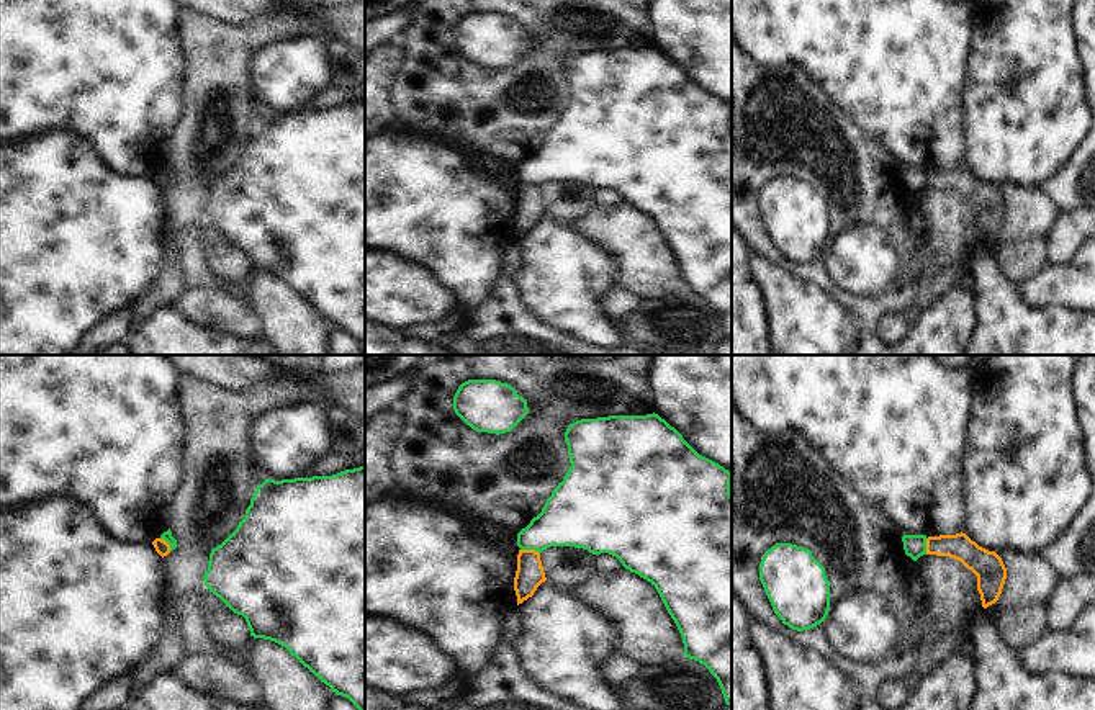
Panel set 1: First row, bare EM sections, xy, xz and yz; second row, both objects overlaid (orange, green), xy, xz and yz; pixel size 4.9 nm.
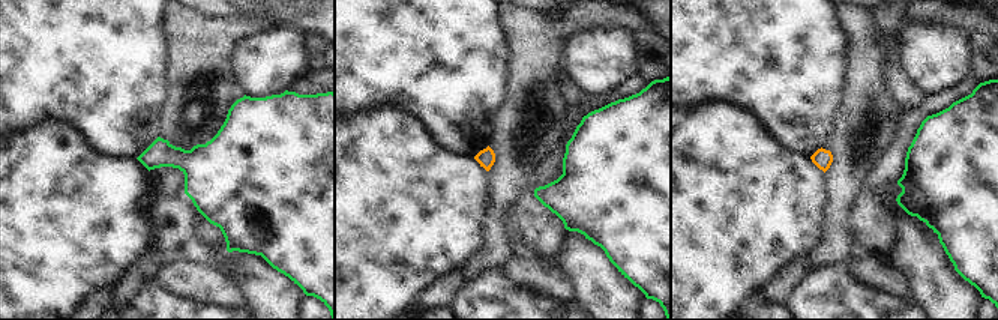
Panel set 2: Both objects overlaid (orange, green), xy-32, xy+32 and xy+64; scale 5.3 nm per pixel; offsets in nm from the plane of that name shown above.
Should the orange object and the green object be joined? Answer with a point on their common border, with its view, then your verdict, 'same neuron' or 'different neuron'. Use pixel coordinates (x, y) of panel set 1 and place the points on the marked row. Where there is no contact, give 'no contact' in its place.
meets orange in xz at (531, 550); different neuron

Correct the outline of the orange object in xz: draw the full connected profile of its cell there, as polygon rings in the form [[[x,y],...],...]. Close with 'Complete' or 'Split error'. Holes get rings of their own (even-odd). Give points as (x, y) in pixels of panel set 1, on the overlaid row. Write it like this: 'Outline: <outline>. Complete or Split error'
Outline: [[[519,550],[514,577],[517,605],[532,597],[537,587],[545,581],[547,577],[540,561],[540,553],[535,550]]]. Complete.

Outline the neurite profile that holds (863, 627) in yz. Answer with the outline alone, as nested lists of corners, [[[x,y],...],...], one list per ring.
[[[923,555],[917,561],[917,577],[925,591],[925,607],[908,630],[899,623],[887,599],[877,594],[843,595],[830,605],[825,618],[828,645],[845,659],[874,663],[900,638],[908,640],[917,649],[928,638],[948,631],[967,633],[974,620],[982,618],[982,600],[977,591],[977,576],[961,561],[949,556]]]

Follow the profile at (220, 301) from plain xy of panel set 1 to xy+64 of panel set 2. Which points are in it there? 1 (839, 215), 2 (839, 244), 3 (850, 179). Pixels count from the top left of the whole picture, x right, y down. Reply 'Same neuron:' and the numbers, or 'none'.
Same neuron: none

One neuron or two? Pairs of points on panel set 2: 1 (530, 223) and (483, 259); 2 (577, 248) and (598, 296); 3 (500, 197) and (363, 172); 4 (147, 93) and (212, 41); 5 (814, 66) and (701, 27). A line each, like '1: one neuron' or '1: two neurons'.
1: two neurons
2: one neuron
3: two neurons
4: two neurons
5: one neuron

